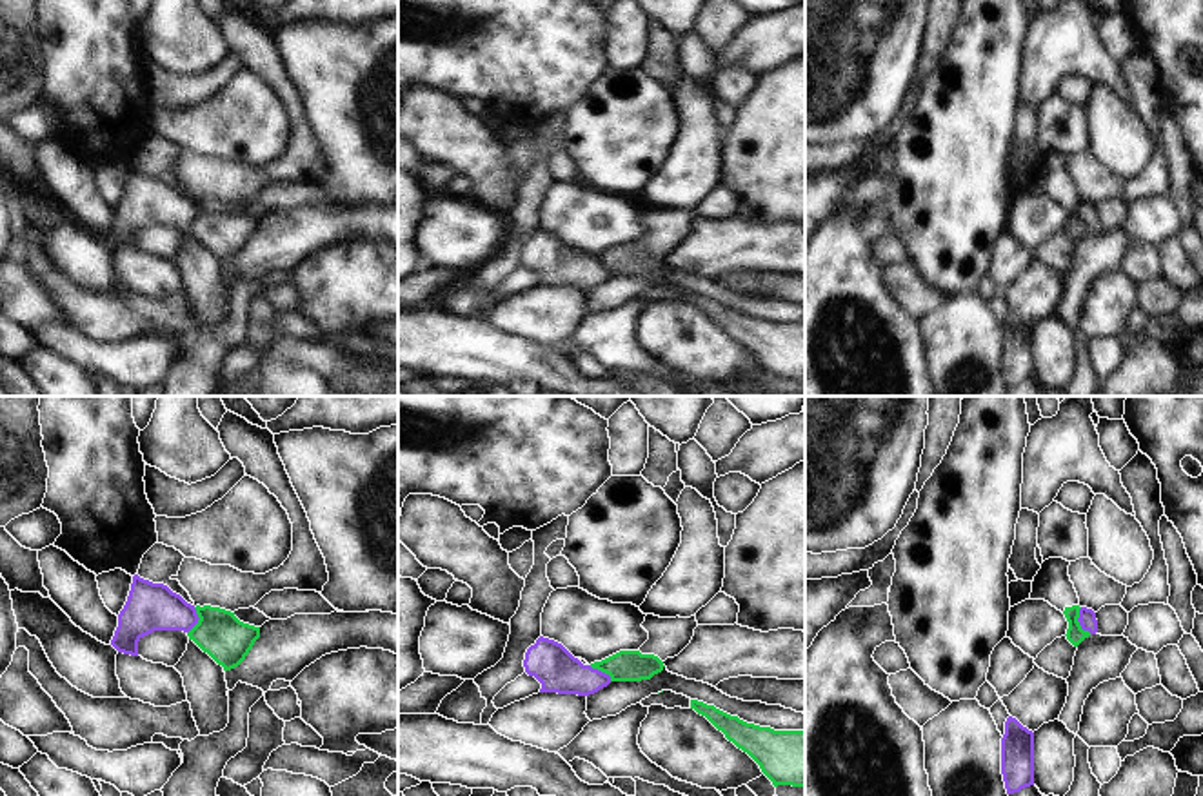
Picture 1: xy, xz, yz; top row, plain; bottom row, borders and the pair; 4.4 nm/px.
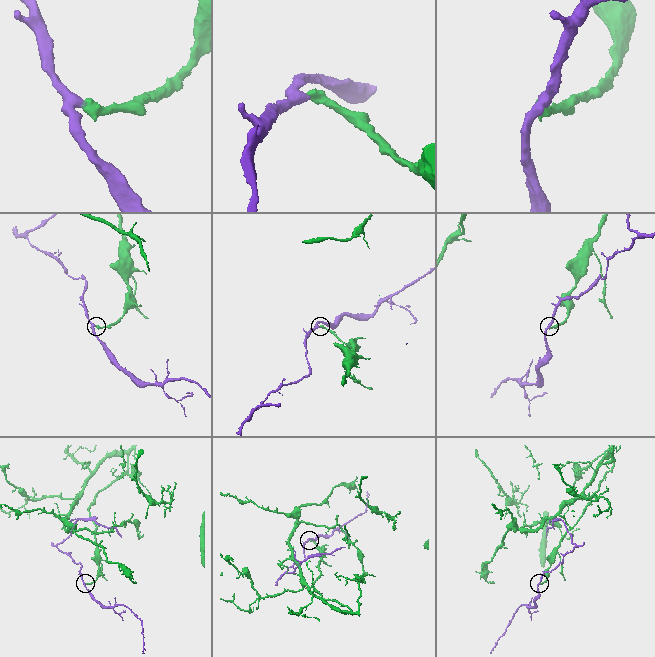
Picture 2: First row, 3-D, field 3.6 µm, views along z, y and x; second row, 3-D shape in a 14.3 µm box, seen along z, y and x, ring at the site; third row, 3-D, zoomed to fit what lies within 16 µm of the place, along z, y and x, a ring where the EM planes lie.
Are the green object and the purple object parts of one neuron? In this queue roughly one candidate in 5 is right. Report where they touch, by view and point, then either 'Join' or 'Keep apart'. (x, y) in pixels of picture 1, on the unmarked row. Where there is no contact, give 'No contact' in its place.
Touches green at yz (1078, 215). Keep apart.

